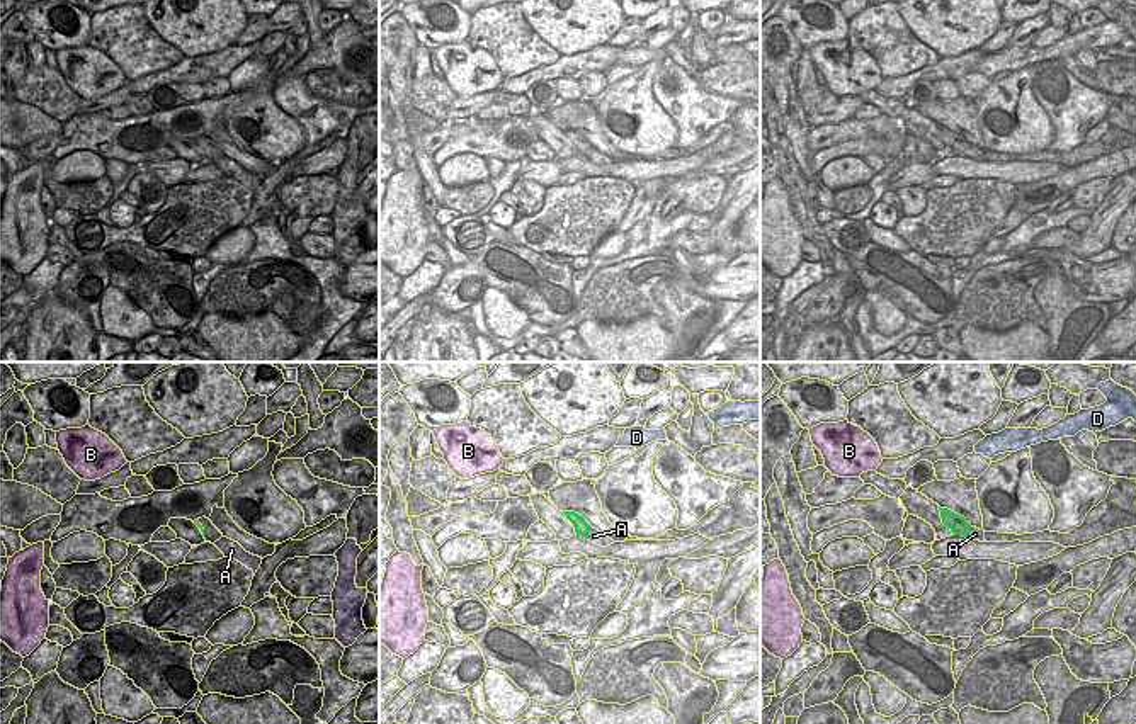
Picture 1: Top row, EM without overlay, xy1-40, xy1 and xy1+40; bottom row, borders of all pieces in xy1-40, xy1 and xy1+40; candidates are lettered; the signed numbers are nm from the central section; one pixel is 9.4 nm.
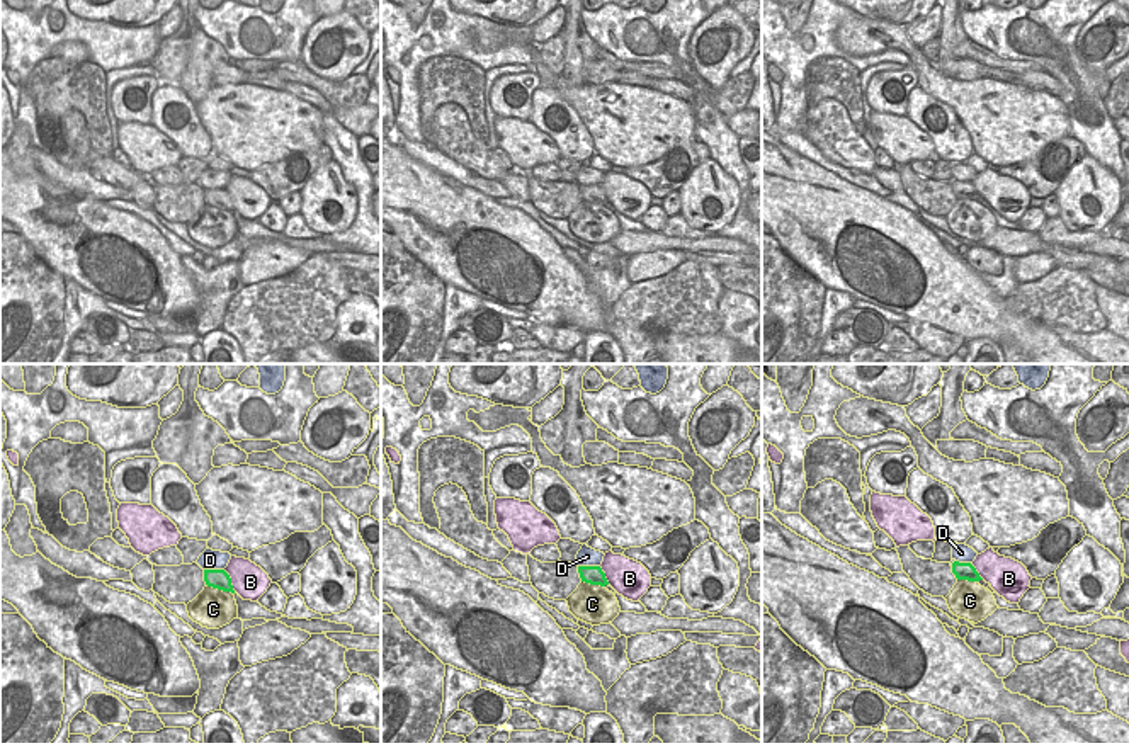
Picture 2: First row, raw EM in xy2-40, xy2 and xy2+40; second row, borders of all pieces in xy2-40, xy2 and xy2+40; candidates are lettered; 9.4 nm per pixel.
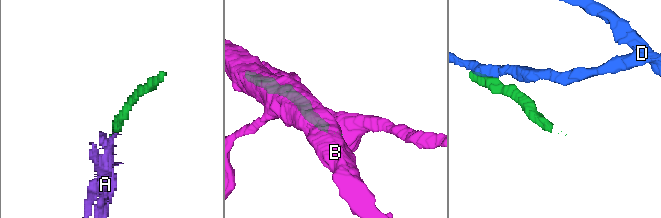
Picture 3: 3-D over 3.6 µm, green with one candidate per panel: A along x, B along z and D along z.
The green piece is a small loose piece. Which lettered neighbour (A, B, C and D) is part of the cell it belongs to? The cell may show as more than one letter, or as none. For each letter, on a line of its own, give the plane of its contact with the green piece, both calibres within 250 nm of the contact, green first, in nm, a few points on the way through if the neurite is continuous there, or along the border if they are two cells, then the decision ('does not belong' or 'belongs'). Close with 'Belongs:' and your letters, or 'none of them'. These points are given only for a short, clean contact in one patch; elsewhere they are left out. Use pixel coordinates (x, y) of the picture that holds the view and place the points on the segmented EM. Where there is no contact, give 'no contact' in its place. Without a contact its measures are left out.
A: contact in xy1; calibres 140 and 130 nm; border xy1 (590, 527), (587, 537); does not belong
B: contact in xy2-40; calibres 190 and 340 nm; does not belong
C: contact in xy2-40; calibres 190 and 380 nm; border xy2-40 (206, 584), (232, 594); does not belong
D: contact in xy2; calibres 190 and 190 nm; border xy2 (578, 565), (599, 567); does not belong
Belongs: none of them

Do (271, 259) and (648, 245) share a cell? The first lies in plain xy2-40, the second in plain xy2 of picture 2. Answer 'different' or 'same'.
different

